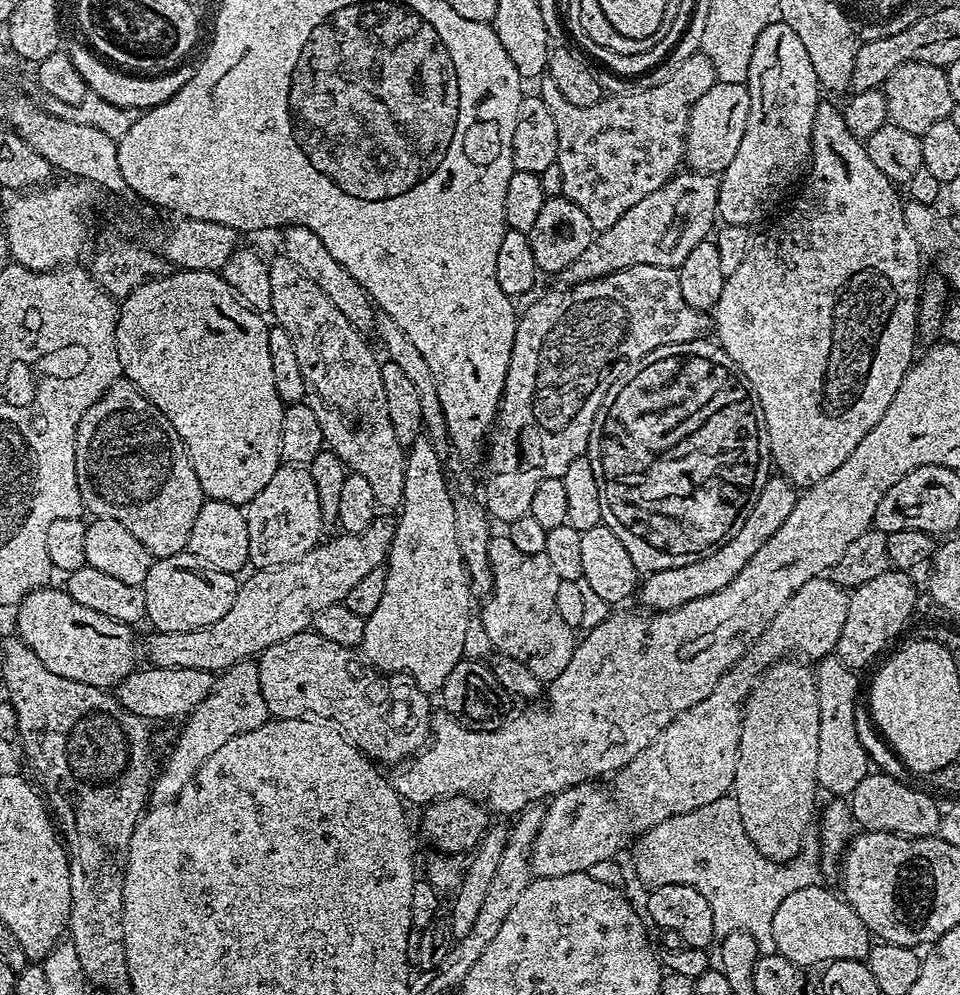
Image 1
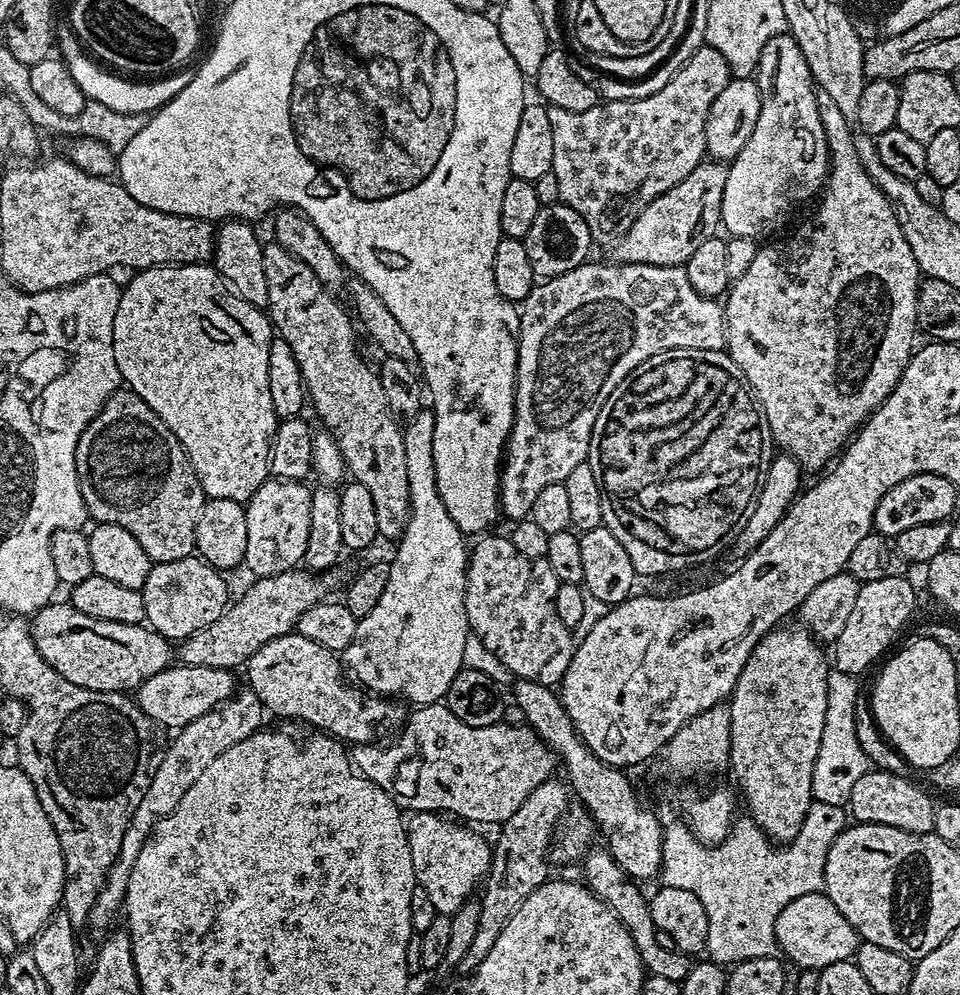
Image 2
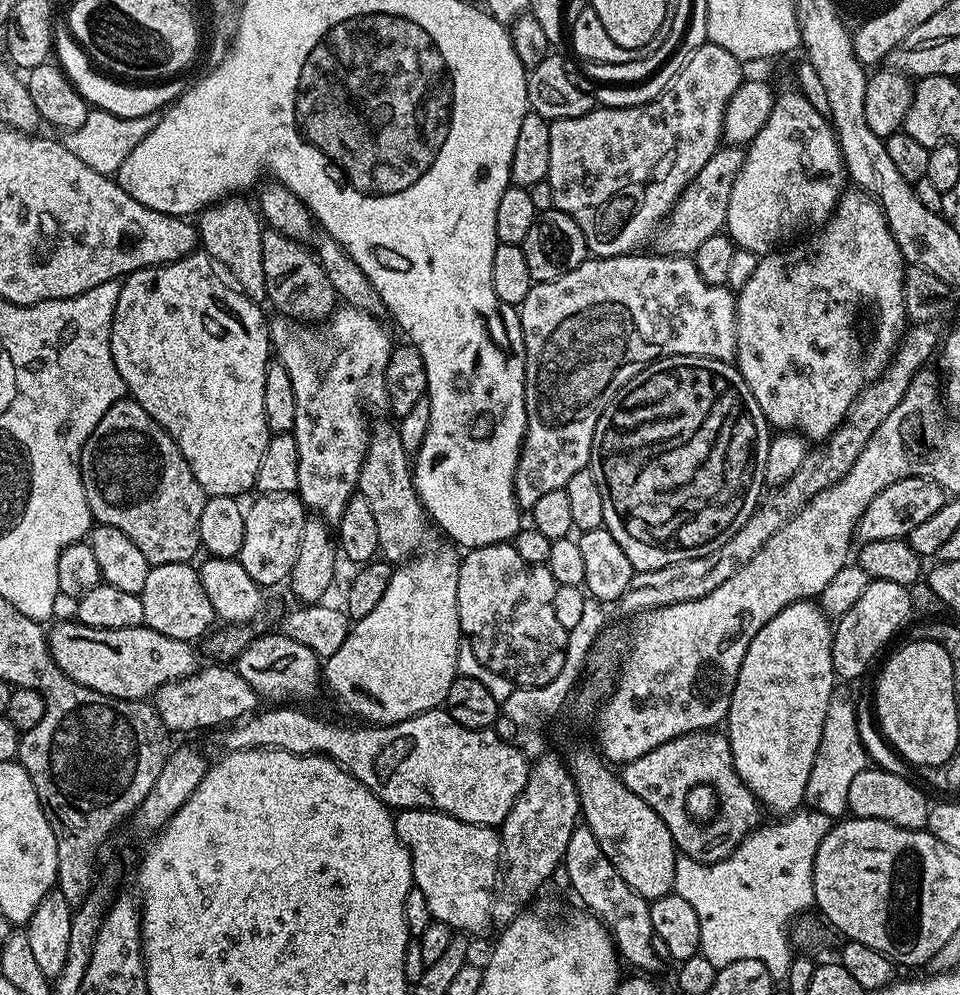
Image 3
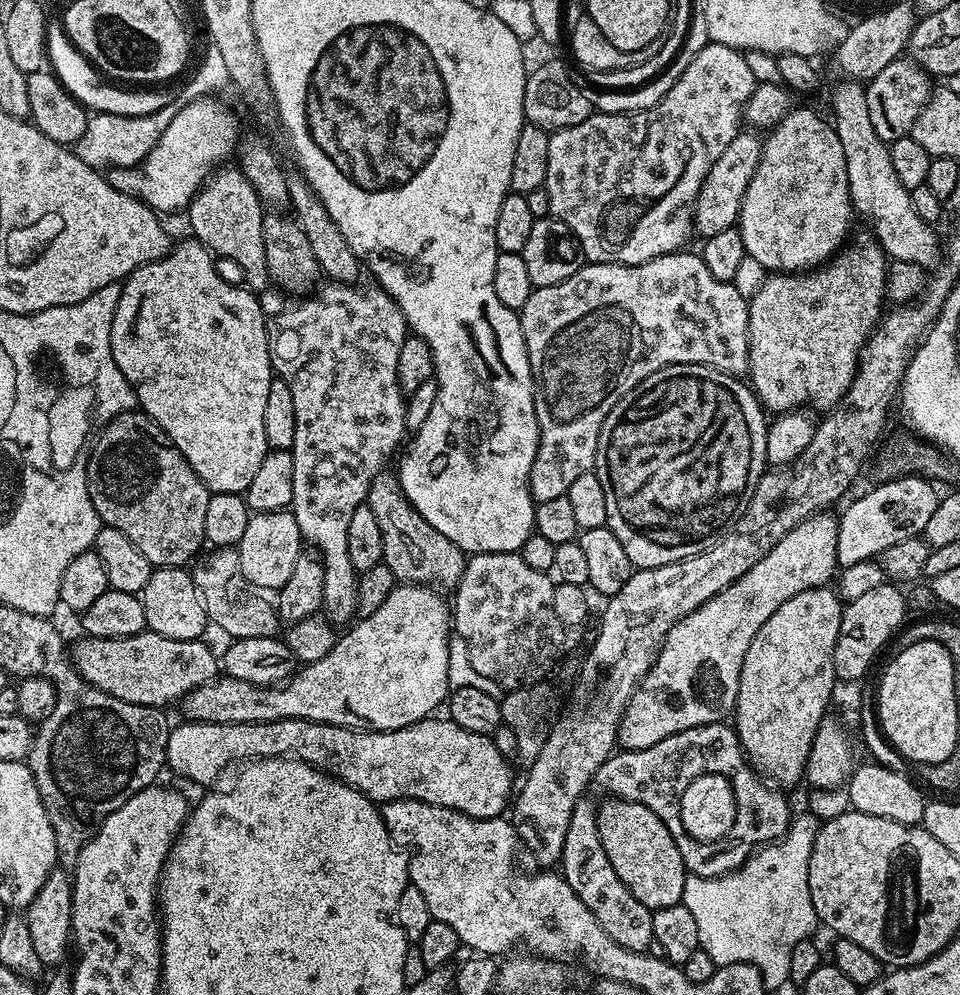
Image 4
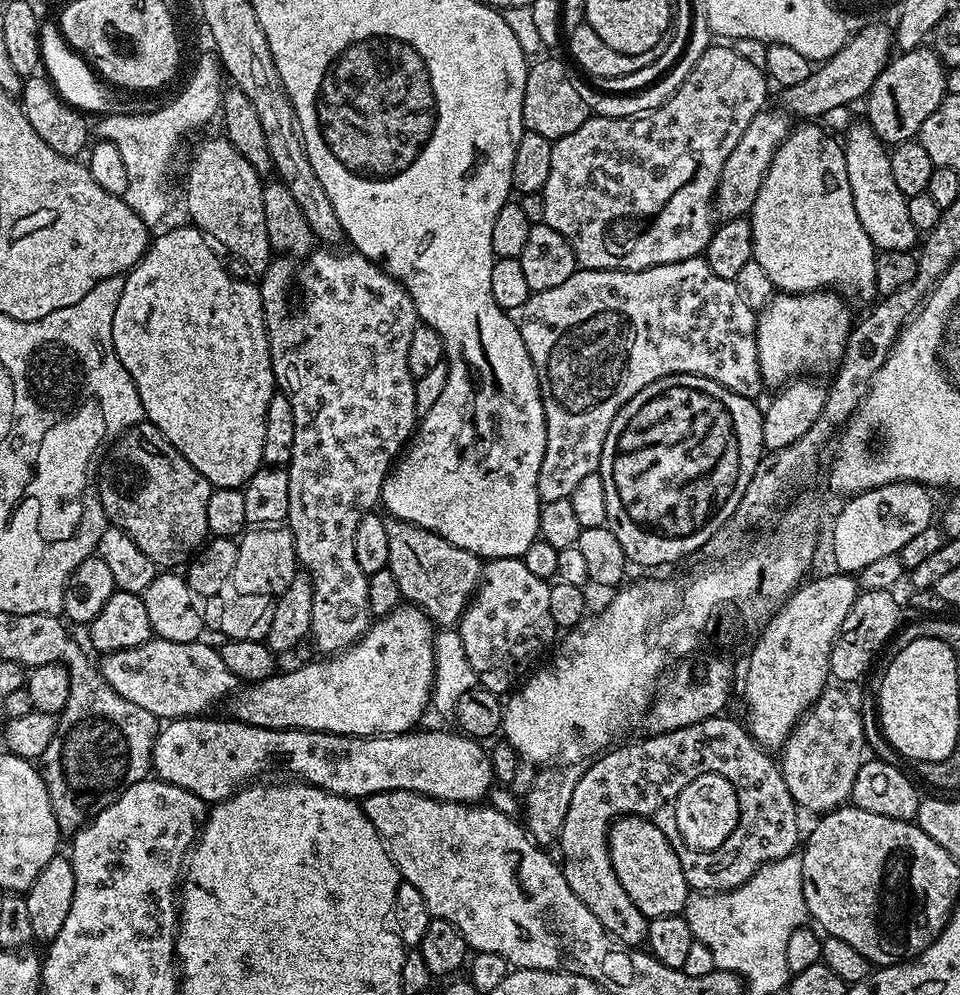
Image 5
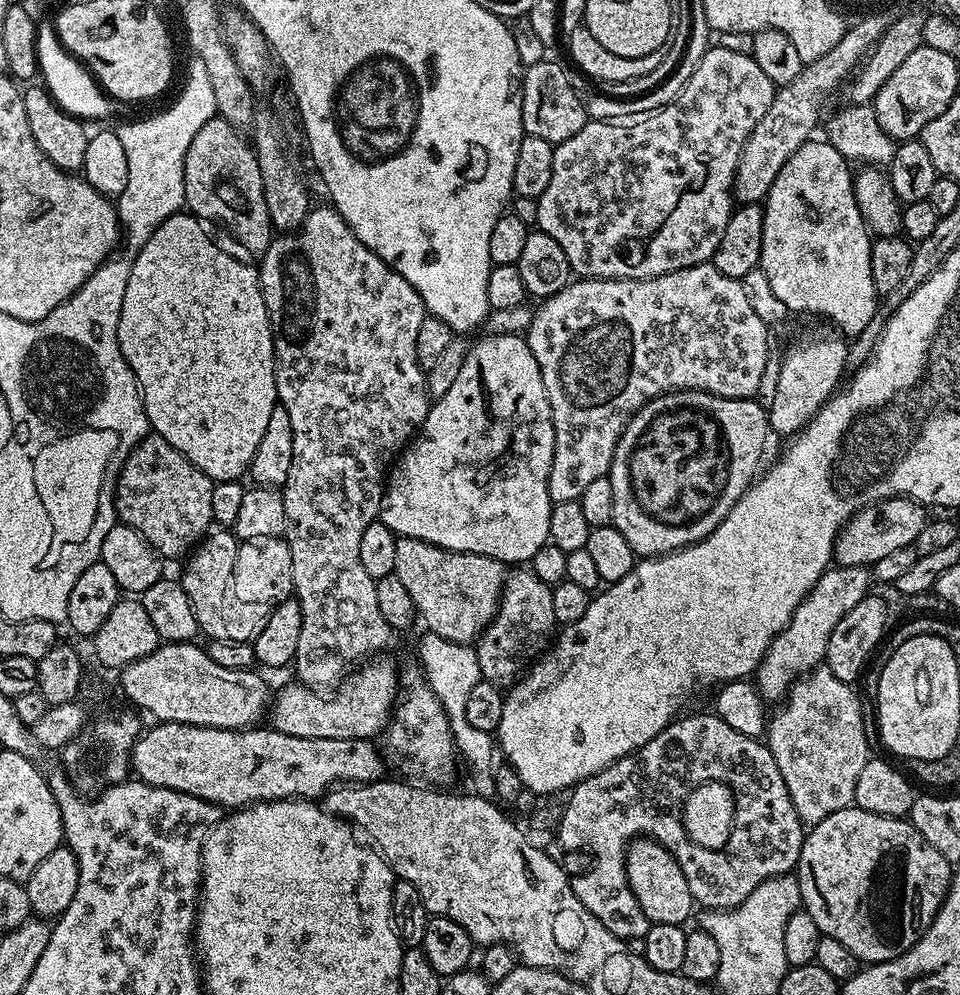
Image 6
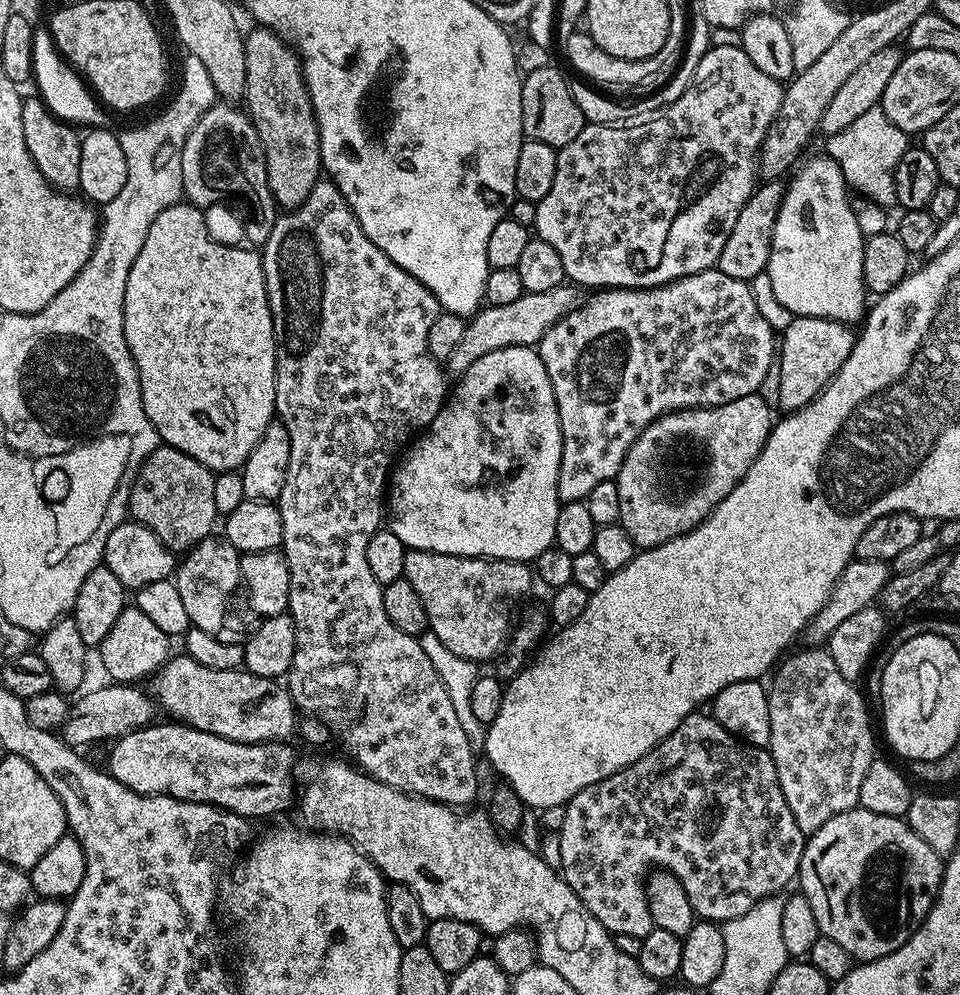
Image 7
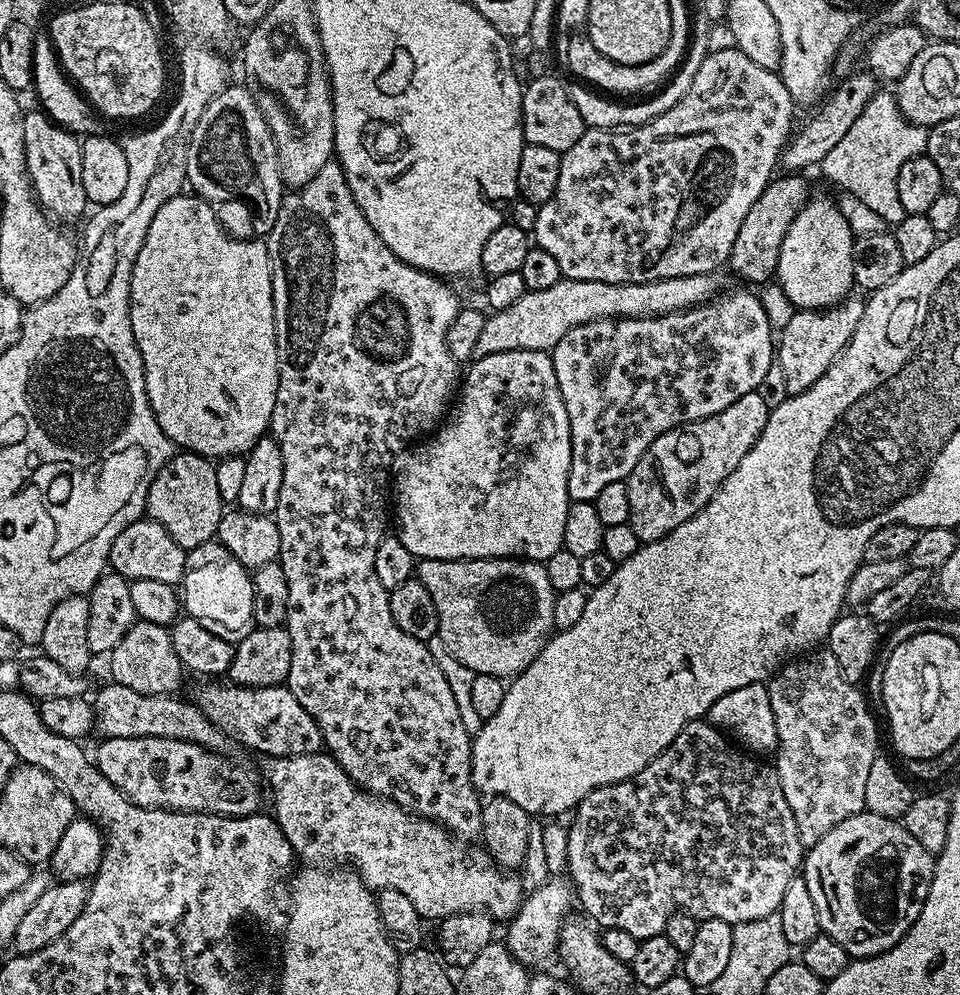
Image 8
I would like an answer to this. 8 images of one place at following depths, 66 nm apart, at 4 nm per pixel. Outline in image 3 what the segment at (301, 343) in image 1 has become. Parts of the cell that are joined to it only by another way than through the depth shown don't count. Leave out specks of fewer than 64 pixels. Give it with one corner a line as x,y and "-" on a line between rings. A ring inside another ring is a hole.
265,227
262,231
262,271
266,274
266,300
281,316
301,322
323,322
336,311
338,297
313,249
286,234
-
388,424
375,425
368,441
368,453
362,462
359,495
370,502
374,522
378,529
379,555
393,566
399,566
412,559
421,551
428,536
430,517
424,510
424,503
416,493
416,483
412,481
413,465
410,454
402,446
402,438
395,427

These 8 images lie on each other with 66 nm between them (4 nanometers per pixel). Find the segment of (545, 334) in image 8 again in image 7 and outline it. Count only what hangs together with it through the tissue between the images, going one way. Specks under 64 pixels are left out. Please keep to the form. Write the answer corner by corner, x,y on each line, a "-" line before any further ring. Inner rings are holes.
571,283
559,284
554,290
545,292
525,292
522,298
510,302
507,306
494,306
488,304
481,307
475,316
467,321
462,338
458,340
458,346
450,350
446,361
446,368
453,377
463,376
478,358
490,354
494,350
502,350
510,346
526,346
527,348
539,345
540,339
567,313
571,312
577,304
581,303
582,296

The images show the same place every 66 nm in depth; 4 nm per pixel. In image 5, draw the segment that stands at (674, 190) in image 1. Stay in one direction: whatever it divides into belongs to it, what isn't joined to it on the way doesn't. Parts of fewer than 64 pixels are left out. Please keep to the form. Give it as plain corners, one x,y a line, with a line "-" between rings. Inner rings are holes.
765,110
752,119
750,126
746,126
746,131
742,133
742,138
738,138
738,146
730,150
726,166
722,166
714,201
715,215
721,221
739,220
751,213
754,198
758,198
758,190
762,190
762,178
766,178
766,170
770,170
770,162
774,162
776,151
794,127
789,113
775,111

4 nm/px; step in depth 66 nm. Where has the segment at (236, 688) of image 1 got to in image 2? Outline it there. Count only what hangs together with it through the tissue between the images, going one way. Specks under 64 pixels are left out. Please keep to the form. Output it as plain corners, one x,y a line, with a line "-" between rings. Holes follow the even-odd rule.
244,686
219,708
210,710
210,714
202,714
202,718
194,718
185,728
179,729
168,749
163,749
156,765
154,778
150,778
150,787
142,794
142,802
138,802
138,810
134,810
134,818
130,818
130,826
126,826
126,834
122,836
122,846
118,850
118,858
114,866
110,866
108,877
104,880
102,890
98,890
98,898
94,898
94,906
88,915
86,930
92,934
104,934
109,931
112,918
123,909
126,898
126,886
130,882
130,870
134,870
134,861
139,851
148,841
148,836
155,830
156,824
162,822
182,802
182,794
194,786
194,782
218,754
226,754
230,746
242,742
242,738
250,738
250,734
261,731
265,727
264,704
251,688

